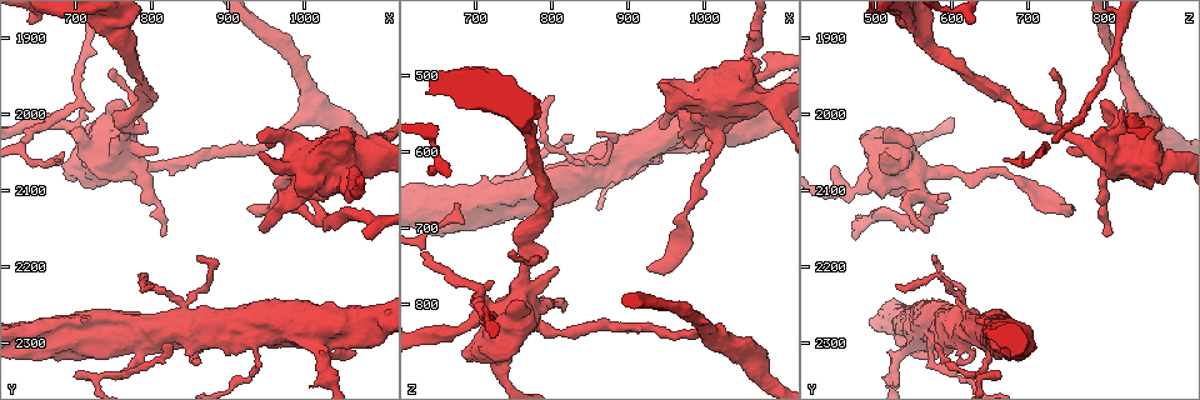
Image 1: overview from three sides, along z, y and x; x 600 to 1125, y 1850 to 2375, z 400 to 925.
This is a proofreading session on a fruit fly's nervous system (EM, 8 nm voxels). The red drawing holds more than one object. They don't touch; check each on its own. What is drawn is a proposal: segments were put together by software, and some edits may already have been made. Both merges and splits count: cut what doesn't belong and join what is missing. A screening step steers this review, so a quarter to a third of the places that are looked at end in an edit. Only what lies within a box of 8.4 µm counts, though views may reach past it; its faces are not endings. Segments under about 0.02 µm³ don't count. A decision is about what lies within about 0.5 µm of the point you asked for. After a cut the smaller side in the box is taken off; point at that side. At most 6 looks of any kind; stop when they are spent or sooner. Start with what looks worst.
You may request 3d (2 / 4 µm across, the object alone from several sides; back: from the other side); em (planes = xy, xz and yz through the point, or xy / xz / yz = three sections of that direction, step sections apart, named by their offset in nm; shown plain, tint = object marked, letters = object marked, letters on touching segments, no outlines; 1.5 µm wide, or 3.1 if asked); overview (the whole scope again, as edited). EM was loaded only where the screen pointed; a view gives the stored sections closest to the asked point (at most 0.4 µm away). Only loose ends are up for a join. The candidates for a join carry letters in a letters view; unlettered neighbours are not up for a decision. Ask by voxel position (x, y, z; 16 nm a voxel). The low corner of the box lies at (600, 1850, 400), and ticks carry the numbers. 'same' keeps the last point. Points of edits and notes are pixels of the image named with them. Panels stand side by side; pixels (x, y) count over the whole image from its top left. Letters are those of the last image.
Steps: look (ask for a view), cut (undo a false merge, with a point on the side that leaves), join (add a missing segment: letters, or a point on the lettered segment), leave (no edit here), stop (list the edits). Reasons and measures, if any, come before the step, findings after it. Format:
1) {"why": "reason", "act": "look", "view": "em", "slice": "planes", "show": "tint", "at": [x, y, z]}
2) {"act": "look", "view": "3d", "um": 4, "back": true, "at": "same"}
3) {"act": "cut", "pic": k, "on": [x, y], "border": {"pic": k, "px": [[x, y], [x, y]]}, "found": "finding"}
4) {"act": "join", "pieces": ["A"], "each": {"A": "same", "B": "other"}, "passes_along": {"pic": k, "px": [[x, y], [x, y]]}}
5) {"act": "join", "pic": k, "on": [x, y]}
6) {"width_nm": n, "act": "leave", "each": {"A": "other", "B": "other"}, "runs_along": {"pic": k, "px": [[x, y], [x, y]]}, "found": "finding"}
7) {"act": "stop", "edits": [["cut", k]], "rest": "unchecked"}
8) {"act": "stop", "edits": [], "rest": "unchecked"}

{"why": "calibre changes", "act": "look", "view": "em", "slice": "xy", "step": 4, "show": "tint", "at": [790, 2070, 835]}

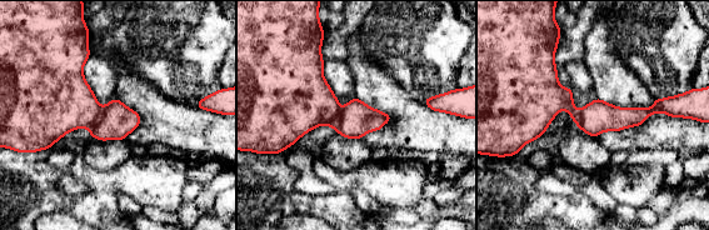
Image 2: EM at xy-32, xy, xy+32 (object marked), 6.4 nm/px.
{"why": "cut it another way", "act": "look", "view": "em", "slice": "planes", "show": "tint", "at": "same"}

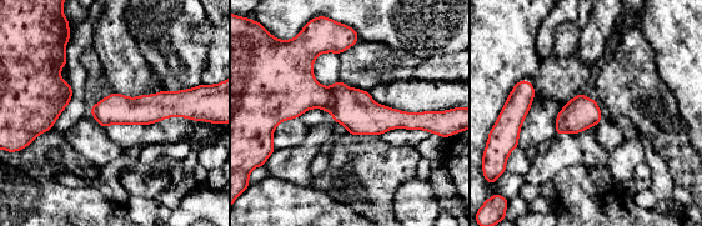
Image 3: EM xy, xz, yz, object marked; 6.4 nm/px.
{"why": "see the neighbours", "act": "look", "view": "em", "slice": "planes", "show": "letters", "at": "same"}

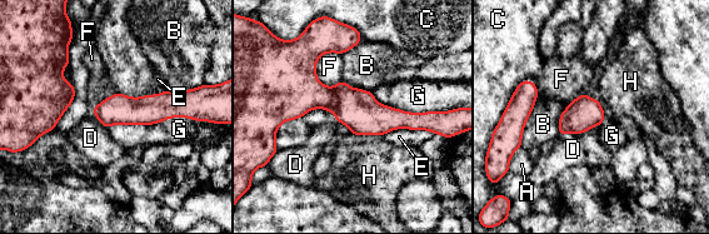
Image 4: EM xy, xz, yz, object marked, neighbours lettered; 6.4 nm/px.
{"longest_contact_nm": ["G", 600], "act": "cut", "pic": 4, "on": [358, 109], "each": {"A": "other", "B": "other", "C": "other", "D": "other", "E": "other", "F": "other", "G": "other", "H": "other"}, "part_leaving": {"pic": 4, "px": [[188, 108], [96, 110]]}, "found": "two cells meet here"}

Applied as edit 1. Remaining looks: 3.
{"why": "arms part here", "act": "look", "view": "em", "slice": "xy", "step": 8, "show": "tint", "at": [990, 2110, 560]}

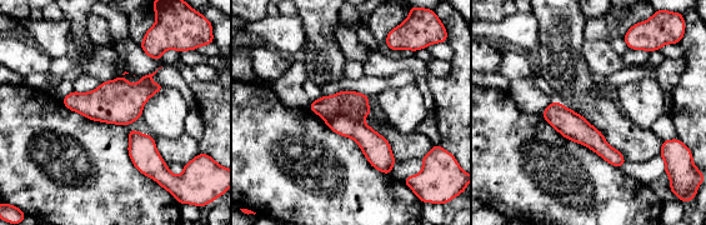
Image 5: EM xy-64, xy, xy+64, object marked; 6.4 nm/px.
{"why": "cut it another way", "act": "look", "view": "em", "slice": "planes", "show": "letters", "at": "same"}

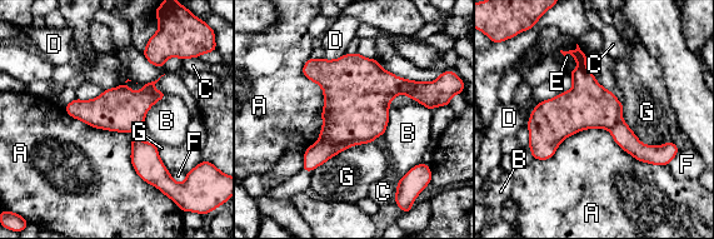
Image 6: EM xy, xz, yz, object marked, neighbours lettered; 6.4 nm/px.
{"width_nm": 280, "act": "cut", "pic": 6, "on": [315, 155], "each": {"A": "other", "B": "other", "C": "other", "D": "other", "E": "other", "F": "other", "G": "other"}, "found": "two cells meet here"}

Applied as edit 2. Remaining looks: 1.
{"act": "stop", "edits": [["cut", 4], ["cut", 6]], "rest": "unchecked"}

